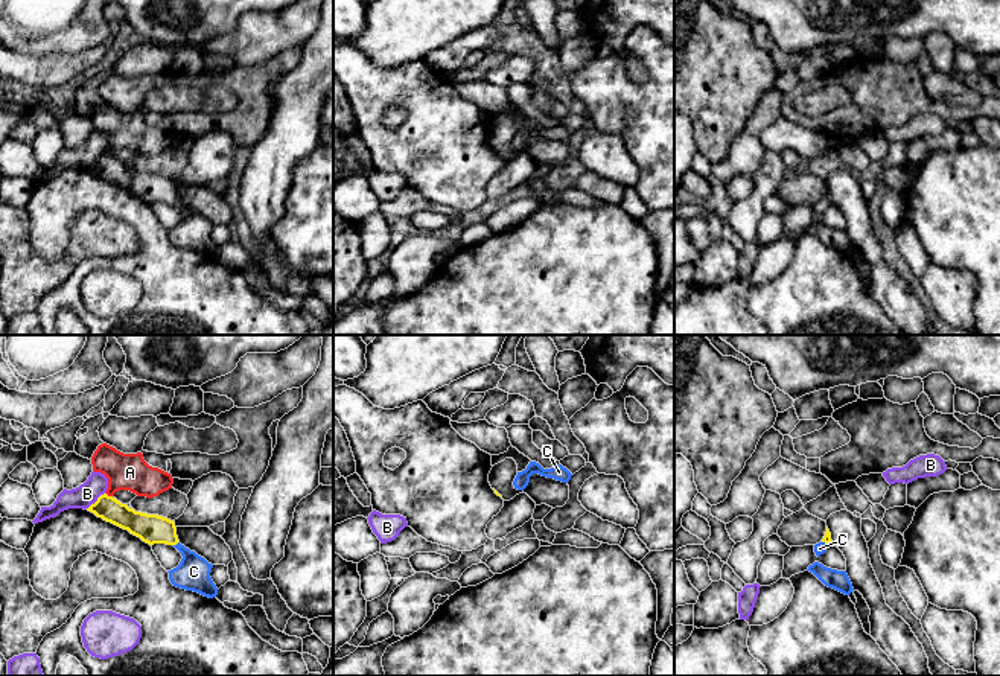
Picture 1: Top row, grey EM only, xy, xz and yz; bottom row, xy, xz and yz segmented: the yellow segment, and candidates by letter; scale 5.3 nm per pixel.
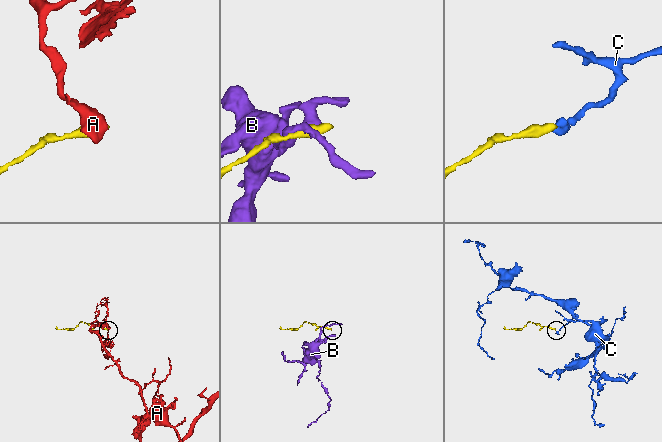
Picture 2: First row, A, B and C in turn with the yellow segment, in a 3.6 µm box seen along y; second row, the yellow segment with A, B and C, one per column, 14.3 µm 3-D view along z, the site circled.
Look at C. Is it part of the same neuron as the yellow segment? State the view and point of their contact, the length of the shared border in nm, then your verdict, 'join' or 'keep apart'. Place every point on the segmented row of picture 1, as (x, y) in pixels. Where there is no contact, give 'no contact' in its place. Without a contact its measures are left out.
xy (175, 544) | 40 nm | join

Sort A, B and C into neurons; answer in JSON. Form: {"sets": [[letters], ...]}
{"sets": [["A"], ["B"], ["C"]]}

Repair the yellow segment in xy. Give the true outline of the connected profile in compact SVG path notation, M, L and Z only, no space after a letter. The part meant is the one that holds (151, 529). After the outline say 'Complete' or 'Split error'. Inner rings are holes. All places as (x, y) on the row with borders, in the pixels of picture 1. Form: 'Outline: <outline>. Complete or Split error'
Outline: M107 493L100 495L87 510L107 522L128 530L149 545L174 545L183 559L177 568L167 571L170 583L209 598L218 595L218 588L210 577L213 565L180 544L174 521L158 515L135 512Z. Split error

